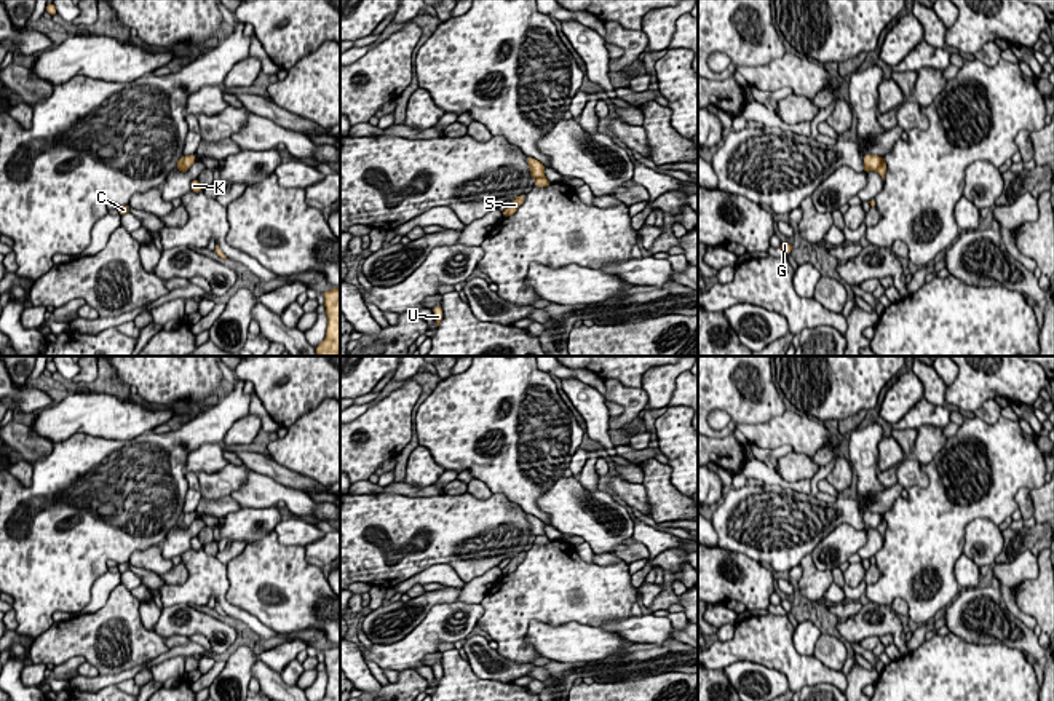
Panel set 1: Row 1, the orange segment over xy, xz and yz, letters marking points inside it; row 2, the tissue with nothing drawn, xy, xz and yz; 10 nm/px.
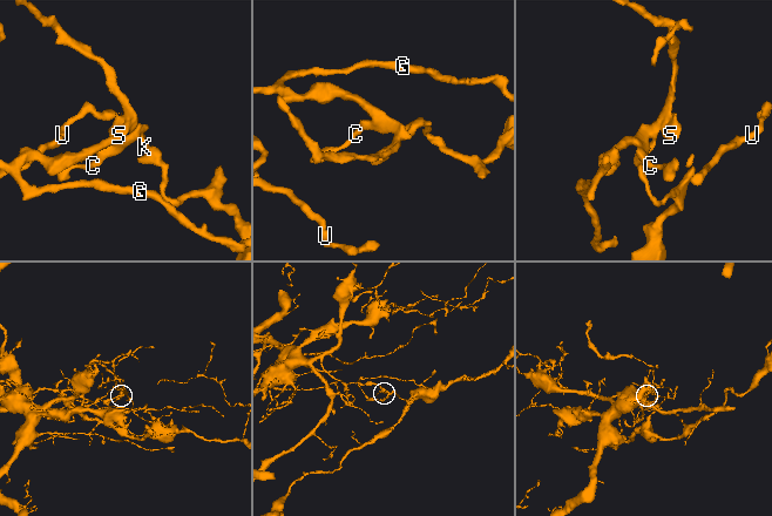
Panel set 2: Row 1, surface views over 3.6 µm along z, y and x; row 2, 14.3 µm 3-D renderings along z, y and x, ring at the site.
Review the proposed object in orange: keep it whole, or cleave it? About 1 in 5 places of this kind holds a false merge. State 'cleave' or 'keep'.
cleave

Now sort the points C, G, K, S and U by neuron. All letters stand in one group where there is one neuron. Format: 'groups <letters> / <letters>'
groups C G U / K S

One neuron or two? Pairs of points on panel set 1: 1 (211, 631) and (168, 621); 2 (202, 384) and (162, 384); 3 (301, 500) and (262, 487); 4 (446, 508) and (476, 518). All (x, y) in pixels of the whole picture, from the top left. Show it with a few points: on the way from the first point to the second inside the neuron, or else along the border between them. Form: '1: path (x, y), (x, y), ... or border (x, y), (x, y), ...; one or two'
1: path (200, 626), (179, 625); one
2: path (192, 384), (171, 384); one
3: path (291, 497), (272, 492); one
4: path (454, 516), (468, 516); one

